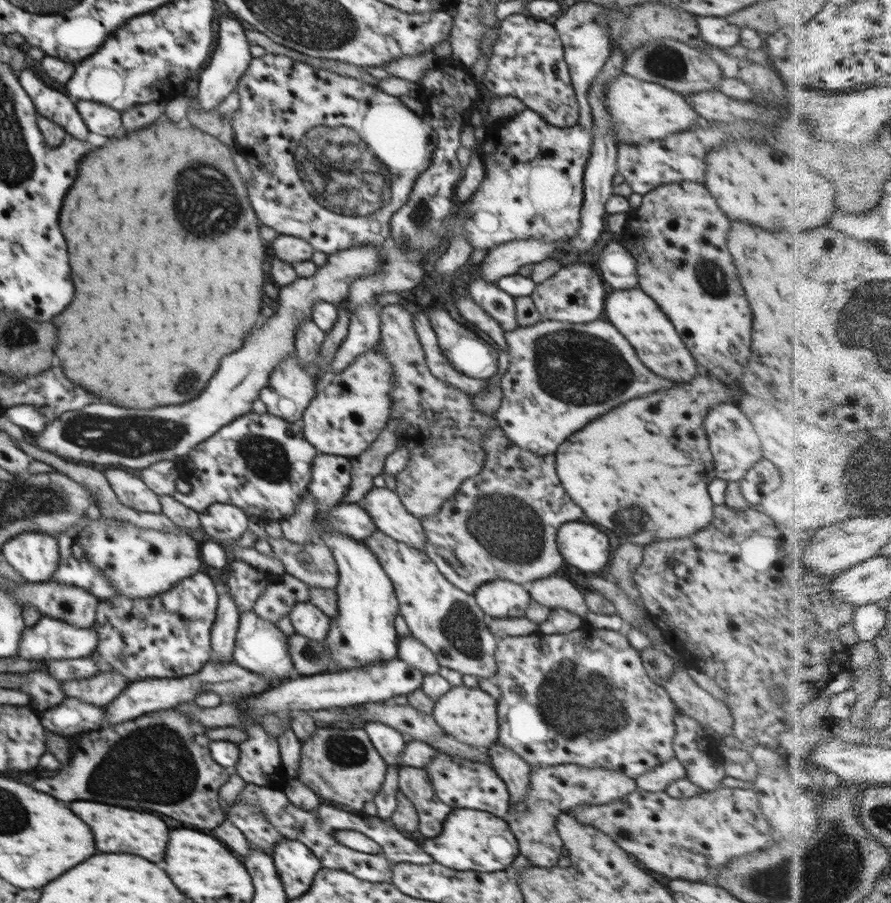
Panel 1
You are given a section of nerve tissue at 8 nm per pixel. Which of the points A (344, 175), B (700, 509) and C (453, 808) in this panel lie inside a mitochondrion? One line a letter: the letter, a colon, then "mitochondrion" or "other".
A: mitochondrion
B: other
C: other

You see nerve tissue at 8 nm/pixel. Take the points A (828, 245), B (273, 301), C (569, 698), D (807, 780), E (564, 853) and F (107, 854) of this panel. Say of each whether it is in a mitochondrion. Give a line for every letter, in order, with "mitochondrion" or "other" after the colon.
A: other
B: other
C: mitochondrion
D: other
E: other
F: other

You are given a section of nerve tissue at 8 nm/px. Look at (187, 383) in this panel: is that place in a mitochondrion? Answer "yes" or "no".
yes

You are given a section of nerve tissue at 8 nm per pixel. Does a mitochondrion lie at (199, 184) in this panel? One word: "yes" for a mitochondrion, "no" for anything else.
yes

